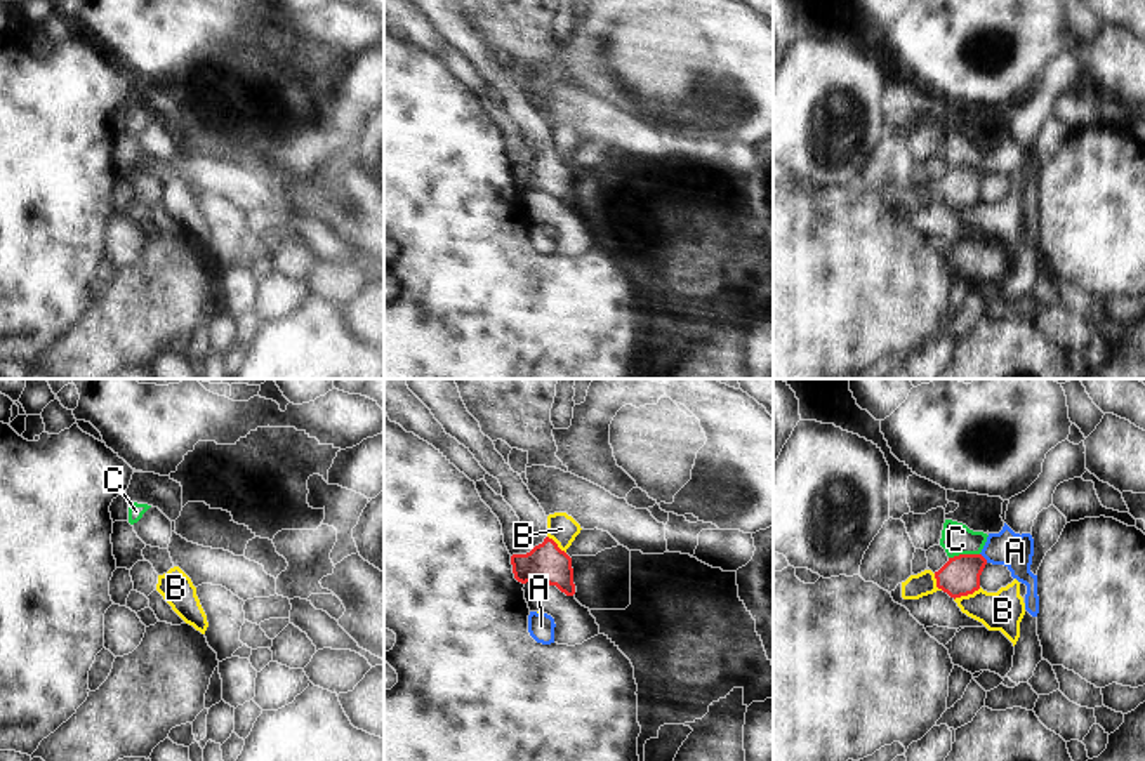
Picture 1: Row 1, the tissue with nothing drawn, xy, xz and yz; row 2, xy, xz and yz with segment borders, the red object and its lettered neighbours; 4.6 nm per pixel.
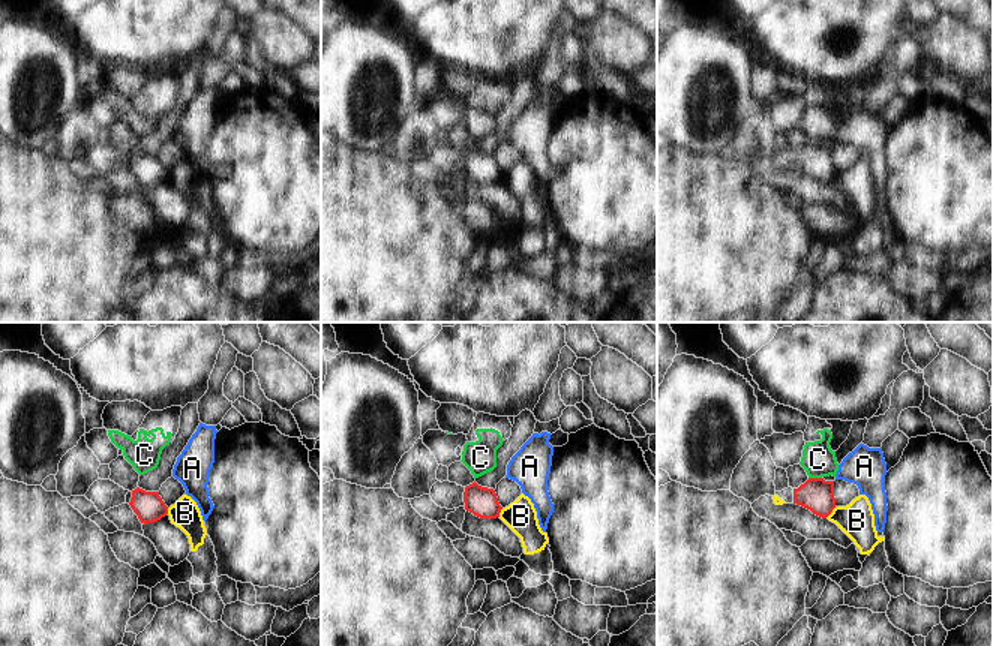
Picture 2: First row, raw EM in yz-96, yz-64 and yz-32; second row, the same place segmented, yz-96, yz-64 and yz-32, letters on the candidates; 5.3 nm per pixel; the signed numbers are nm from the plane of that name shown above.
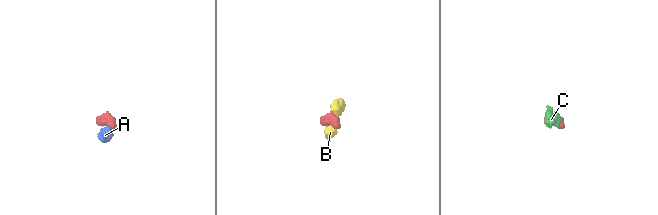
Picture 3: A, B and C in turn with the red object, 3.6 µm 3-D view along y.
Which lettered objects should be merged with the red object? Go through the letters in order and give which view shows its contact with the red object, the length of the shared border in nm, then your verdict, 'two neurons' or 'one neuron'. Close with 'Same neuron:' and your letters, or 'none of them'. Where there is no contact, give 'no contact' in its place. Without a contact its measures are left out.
A: yz | 60 nm | two neurons
B: yz | 140 nm | two neurons
C: yz | 150 nm | two neurons
Same neuron: none of them

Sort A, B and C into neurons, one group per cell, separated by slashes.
A C / B

